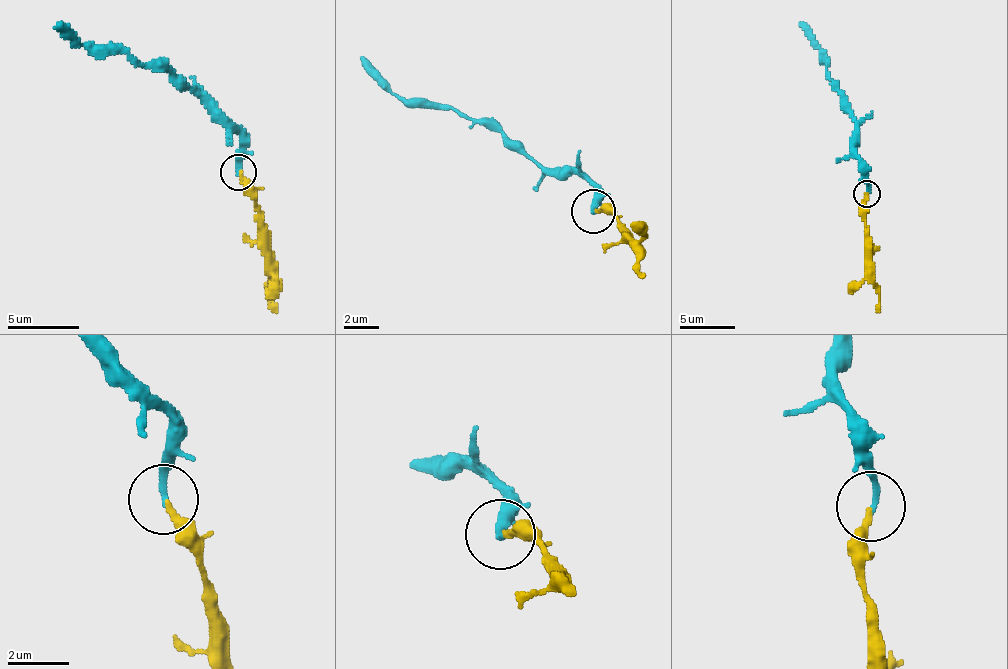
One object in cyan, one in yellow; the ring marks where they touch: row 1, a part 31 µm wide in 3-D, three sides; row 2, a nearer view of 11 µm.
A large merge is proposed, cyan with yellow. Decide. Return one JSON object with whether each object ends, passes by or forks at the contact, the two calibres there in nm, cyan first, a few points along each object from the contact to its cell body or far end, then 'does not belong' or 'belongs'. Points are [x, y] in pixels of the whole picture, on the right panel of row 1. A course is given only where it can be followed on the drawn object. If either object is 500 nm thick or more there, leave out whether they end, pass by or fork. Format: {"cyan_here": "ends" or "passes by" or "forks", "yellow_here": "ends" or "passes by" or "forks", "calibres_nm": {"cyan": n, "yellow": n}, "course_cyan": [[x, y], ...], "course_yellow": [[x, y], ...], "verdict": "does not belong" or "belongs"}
{"cyan_here": "ends", "yellow_here": "ends", "calibres_nm": {"cyan": 220, "yellow": 220}, "course_cyan": [[867, 192], [862, 164], [853, 147], [855, 120], [849, 103], [838, 90], [826, 66], [825, 56], [800, 23]], "course_yellow": [[867, 193], [865, 217], [868, 255], [879, 295], [876, 311]], "verdict": "belongs"}

